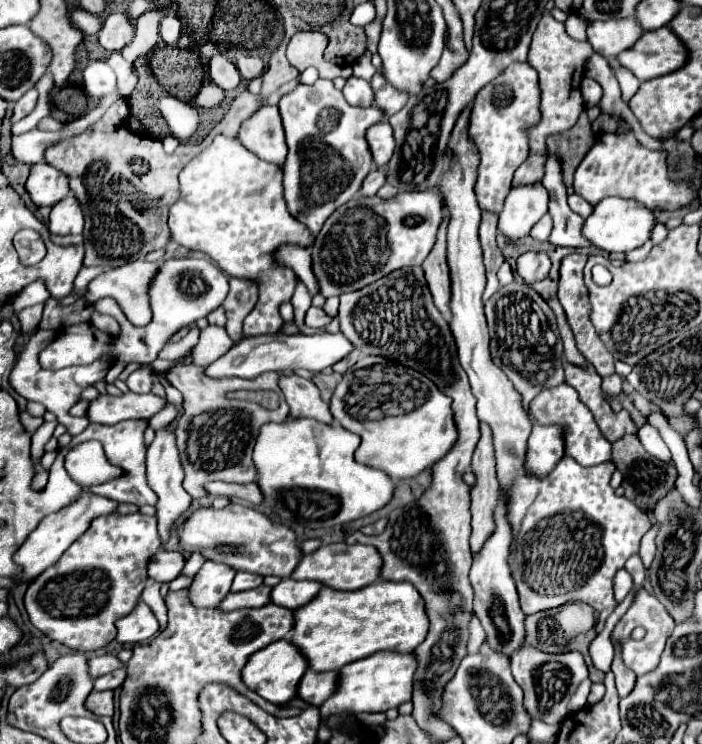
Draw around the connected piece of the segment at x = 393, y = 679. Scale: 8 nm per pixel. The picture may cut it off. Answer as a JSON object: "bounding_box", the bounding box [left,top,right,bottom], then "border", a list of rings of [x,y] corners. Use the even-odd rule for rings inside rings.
{"bounding_box":[320,652,414,716],"border":[[[378,652],[370,658],[346,664],[338,672],[336,692],[320,706],[324,716],[330,714],[362,714],[362,712],[386,712],[388,708],[398,708],[412,696],[412,676],[414,676],[414,656],[412,654],[392,654]]]}

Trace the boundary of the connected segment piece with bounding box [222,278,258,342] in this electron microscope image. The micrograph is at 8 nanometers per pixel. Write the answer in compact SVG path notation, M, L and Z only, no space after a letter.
M230 278L230 292L222 302L222 308L226 310L226 318L228 318L226 330L234 342L242 338L242 320L254 308L256 300L258 300L258 288L254 288L252 282Z

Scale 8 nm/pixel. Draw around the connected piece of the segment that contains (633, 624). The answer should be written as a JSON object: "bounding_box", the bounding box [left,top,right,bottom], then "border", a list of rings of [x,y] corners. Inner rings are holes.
{"bounding_box":[612,590,674,676],"border":[[[640,590],[634,604],[630,606],[630,610],[622,616],[622,620],[614,626],[612,630],[612,638],[614,640],[620,640],[622,642],[622,654],[624,654],[624,664],[636,674],[636,676],[642,676],[650,670],[654,670],[658,666],[658,660],[660,660],[660,654],[664,650],[664,644],[666,644],[666,638],[670,636],[674,628],[674,620],[672,616],[666,612],[666,608],[660,604],[660,600],[656,600],[656,596],[648,594],[646,590]],[[642,626],[646,630],[646,636],[642,640],[632,640],[630,638],[630,632],[634,628]]]}

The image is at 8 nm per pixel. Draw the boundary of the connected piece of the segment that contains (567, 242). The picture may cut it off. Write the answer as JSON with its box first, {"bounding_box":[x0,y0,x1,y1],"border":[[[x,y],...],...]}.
{"bounding_box":[542,158,586,248],"border":[[[548,158],[546,162],[546,174],[542,178],[544,188],[550,194],[550,204],[548,204],[548,214],[554,220],[552,234],[548,242],[552,246],[562,246],[562,248],[584,248],[586,240],[580,236],[582,228],[582,216],[570,210],[566,202],[566,188],[562,184],[562,174],[560,174],[560,164],[556,158]]]}

